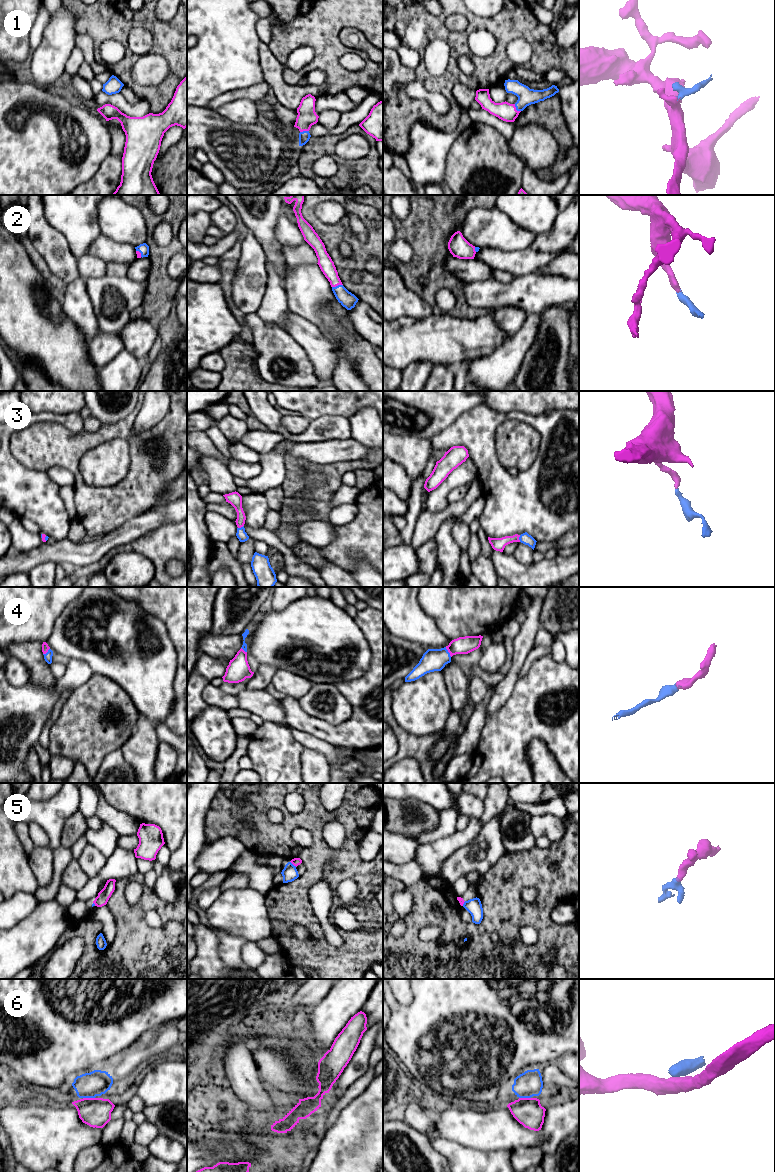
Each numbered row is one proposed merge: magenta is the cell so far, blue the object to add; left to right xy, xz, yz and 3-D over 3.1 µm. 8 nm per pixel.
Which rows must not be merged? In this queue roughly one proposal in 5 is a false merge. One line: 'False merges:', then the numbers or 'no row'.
False merges: no row

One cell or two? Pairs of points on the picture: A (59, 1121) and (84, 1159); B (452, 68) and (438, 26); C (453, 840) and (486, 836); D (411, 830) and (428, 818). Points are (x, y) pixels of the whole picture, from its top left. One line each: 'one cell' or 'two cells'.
A: two cells
B: one cell
C: two cells
D: one cell

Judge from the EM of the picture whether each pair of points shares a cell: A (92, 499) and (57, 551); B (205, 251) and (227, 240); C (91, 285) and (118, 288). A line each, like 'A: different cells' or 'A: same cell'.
A: different cells
B: same cell
C: same cell

